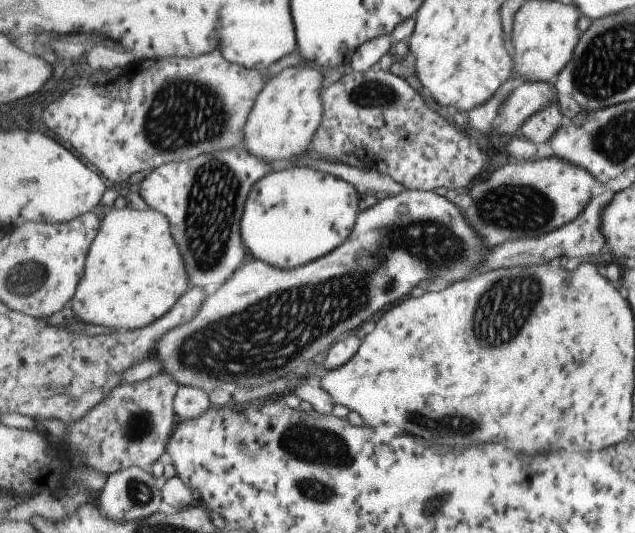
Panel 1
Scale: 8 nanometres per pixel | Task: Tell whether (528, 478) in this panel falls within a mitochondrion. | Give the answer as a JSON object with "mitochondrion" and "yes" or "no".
{"mitochondrion":"no"}

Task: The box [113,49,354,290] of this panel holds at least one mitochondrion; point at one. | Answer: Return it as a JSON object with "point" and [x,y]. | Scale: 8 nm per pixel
{"point":[178,100]}

